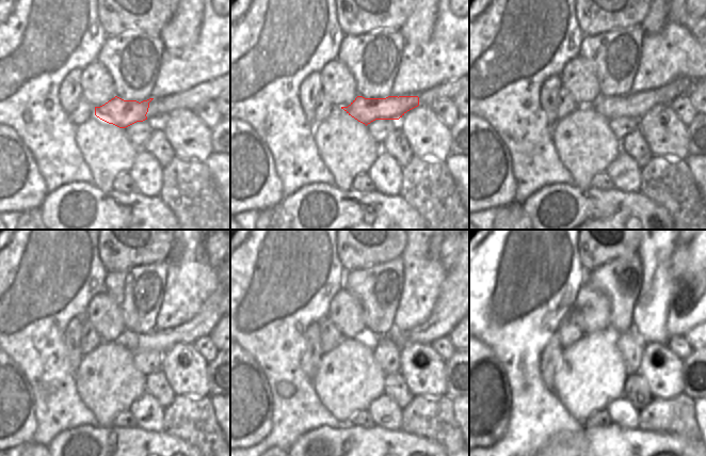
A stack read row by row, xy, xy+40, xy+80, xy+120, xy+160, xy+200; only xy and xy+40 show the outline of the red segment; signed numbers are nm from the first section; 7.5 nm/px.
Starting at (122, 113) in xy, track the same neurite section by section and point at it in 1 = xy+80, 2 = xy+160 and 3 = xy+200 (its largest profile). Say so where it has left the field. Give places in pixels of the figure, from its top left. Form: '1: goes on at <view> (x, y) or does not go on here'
1: goes on at xy+80 (635, 105)
2: goes on at xy+160 (447, 313)
3: goes on at xy+200 (686, 305)

